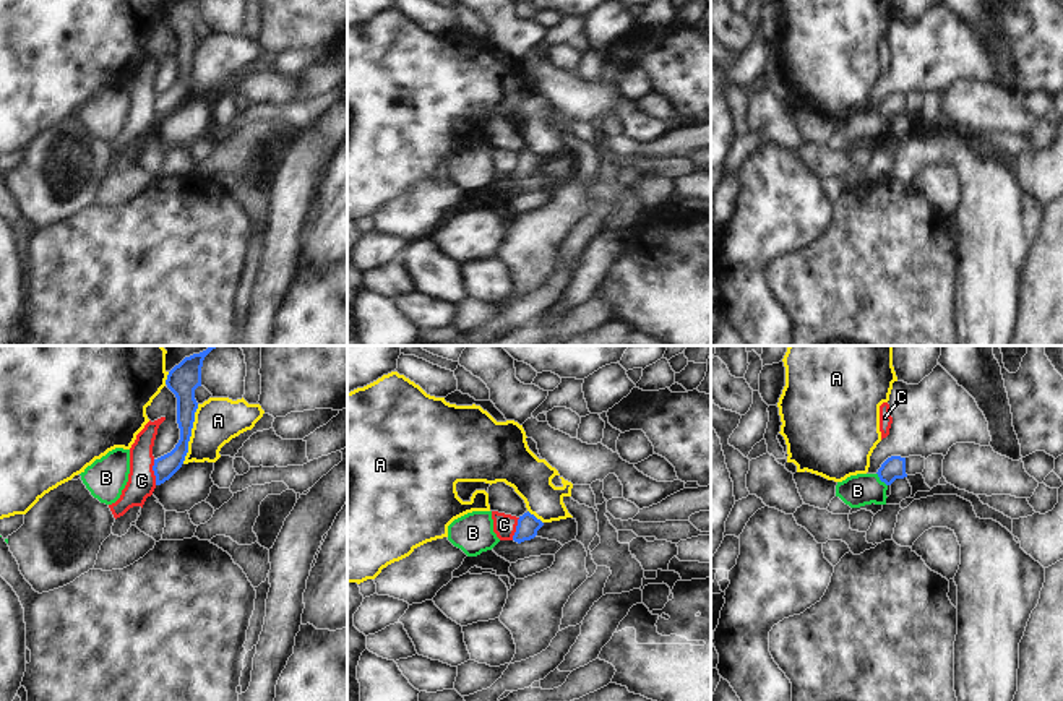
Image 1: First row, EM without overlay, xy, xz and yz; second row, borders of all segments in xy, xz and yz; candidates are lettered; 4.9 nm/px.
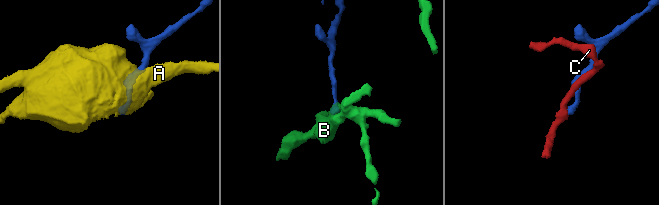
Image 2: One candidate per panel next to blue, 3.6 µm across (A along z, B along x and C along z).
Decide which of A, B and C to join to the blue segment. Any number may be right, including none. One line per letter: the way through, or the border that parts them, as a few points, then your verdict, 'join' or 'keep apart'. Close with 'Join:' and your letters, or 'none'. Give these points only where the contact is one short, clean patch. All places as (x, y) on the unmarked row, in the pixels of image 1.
A: keep apart
B: across yz (893, 104), (880, 116), (872, 124), (857, 127) | join
C: keep apart
Join: B

